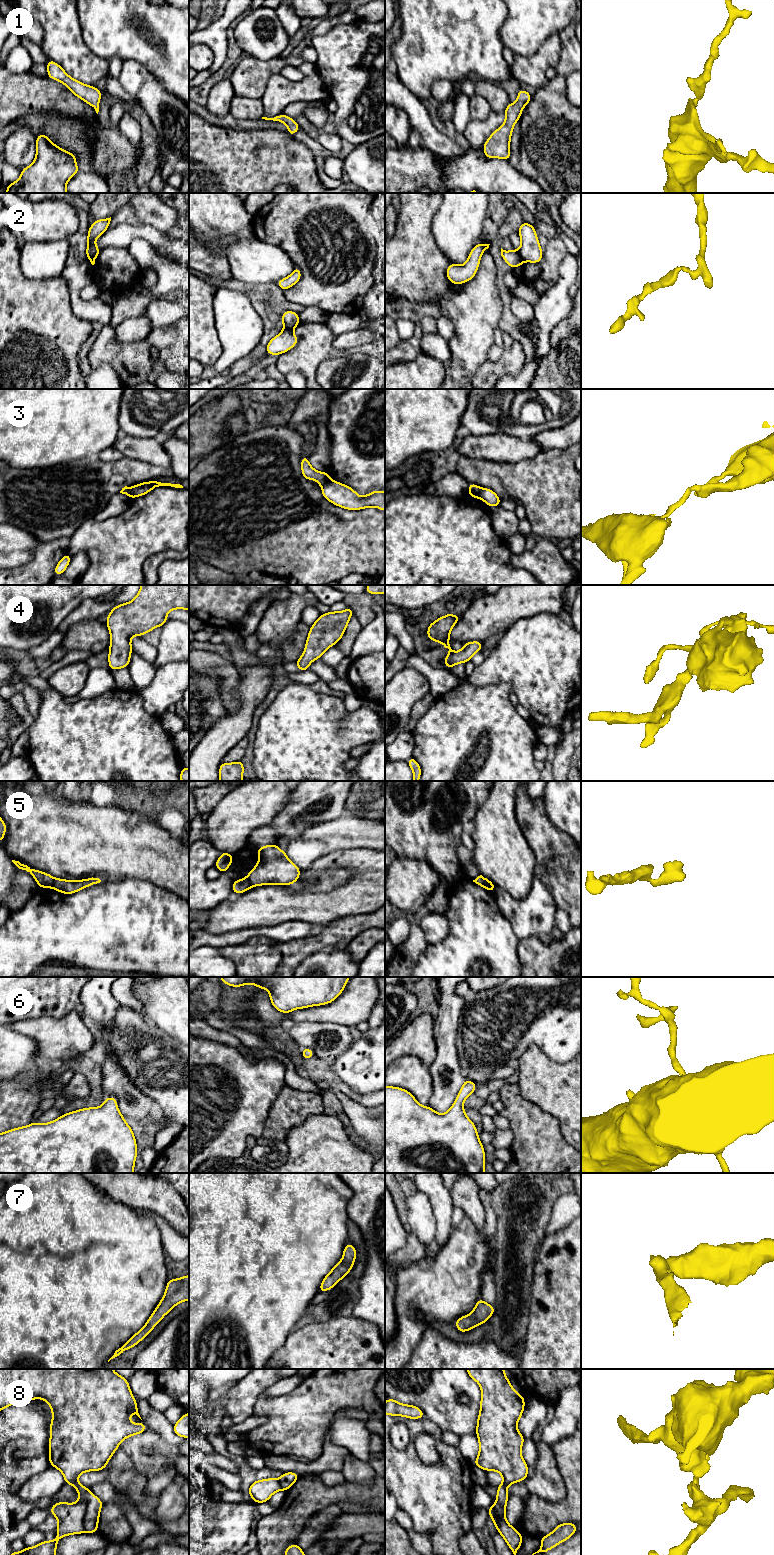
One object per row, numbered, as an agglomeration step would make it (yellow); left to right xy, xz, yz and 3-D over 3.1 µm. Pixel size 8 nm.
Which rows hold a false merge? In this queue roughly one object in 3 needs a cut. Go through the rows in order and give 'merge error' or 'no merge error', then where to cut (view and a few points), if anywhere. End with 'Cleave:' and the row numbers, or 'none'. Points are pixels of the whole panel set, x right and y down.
1: no merge error | no cut
2: merge error | yz (517, 250), (523, 260)
3: merge error | yz (480, 488), (477, 497)
4: no merge error | no cut
5: merge error | xy (54, 878), (52, 887)
6: no merge error | no cut
7: no merge error | no cut
8: merge error | xy (79, 1499), (85, 1505), (84, 1529), (86, 1531)
Cleave: 2, 3, 5, 8

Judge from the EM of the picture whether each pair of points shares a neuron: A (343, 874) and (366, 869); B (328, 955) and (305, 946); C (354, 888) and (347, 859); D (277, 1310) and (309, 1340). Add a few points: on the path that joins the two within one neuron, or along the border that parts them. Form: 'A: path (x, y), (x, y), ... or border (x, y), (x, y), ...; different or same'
A: border (348, 866), (351, 870), (351, 876), (335, 888); different
B: border (341, 947), (321, 948), (308, 955), (299, 965); different
C: path (361, 880), (361, 870), (355, 864); same
D: border (294, 1328), (280, 1347); different

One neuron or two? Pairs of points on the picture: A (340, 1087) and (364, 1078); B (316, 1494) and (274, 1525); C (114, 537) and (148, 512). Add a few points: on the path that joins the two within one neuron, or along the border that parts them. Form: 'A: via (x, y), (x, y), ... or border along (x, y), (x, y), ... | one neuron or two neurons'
A: border along (337, 1080), (344, 1083), (355, 1093), (368, 1094) | two neurons
B: via (306, 1500), (284, 1522) | one neuron
C: via (122, 537), (140, 520) | one neuron

